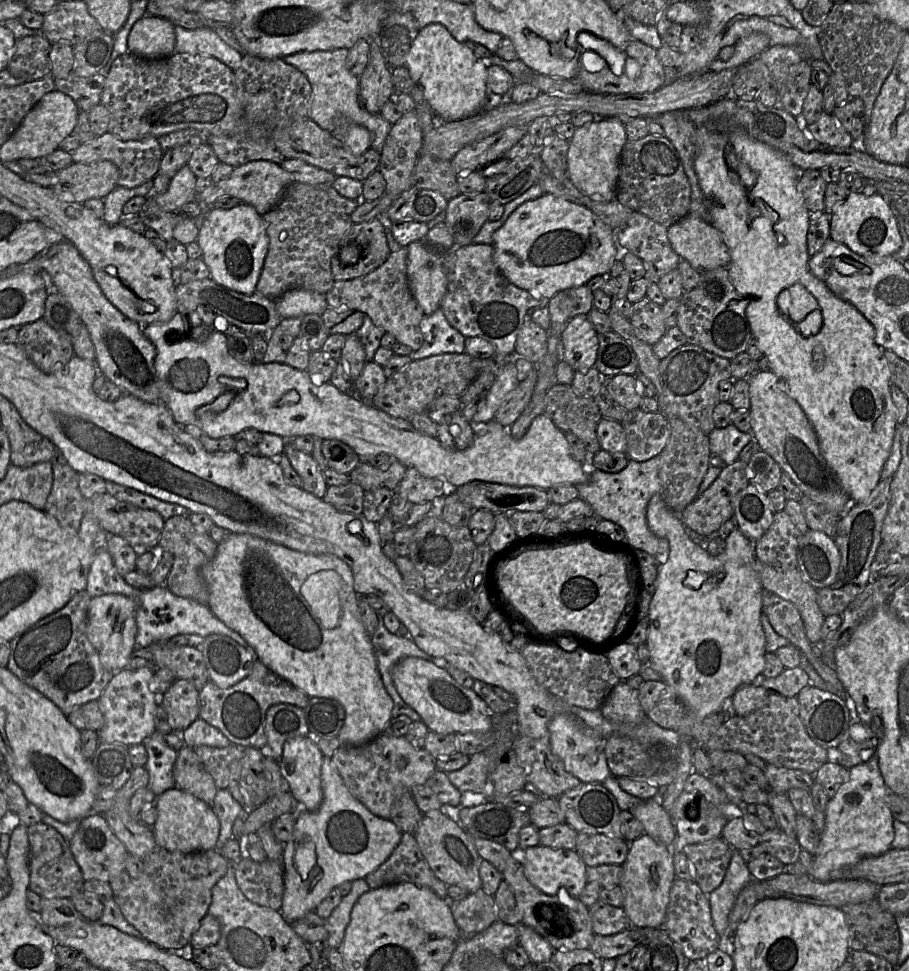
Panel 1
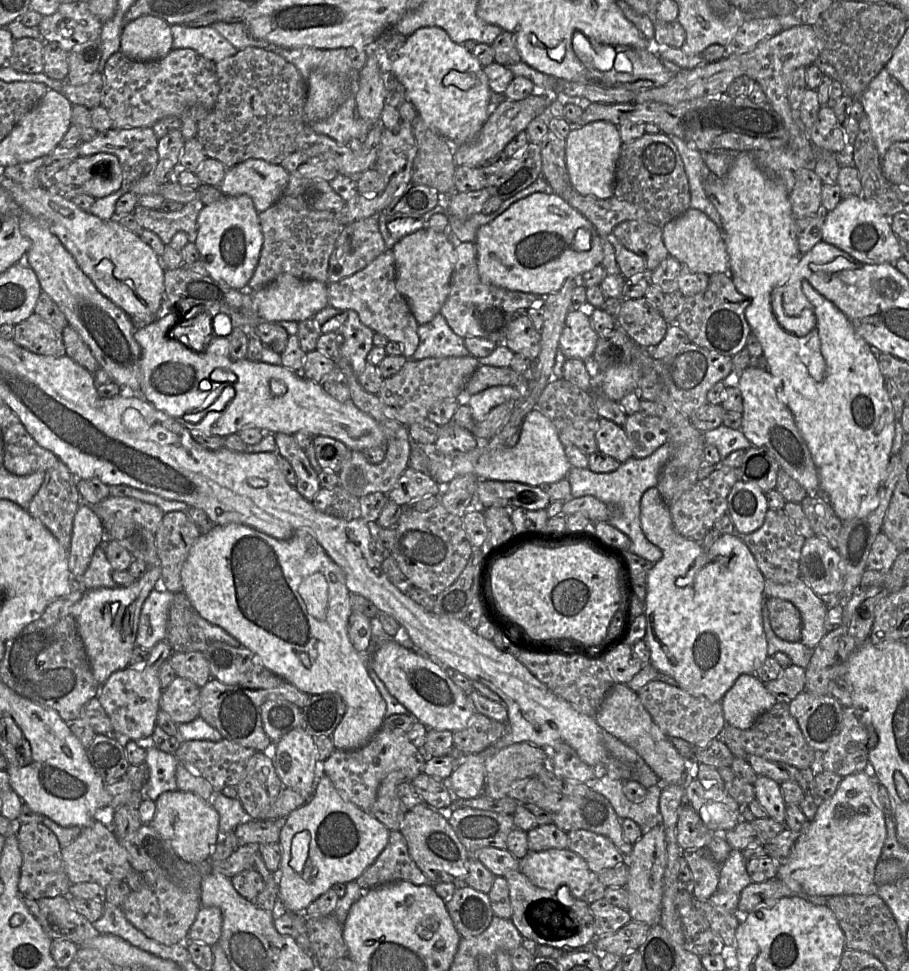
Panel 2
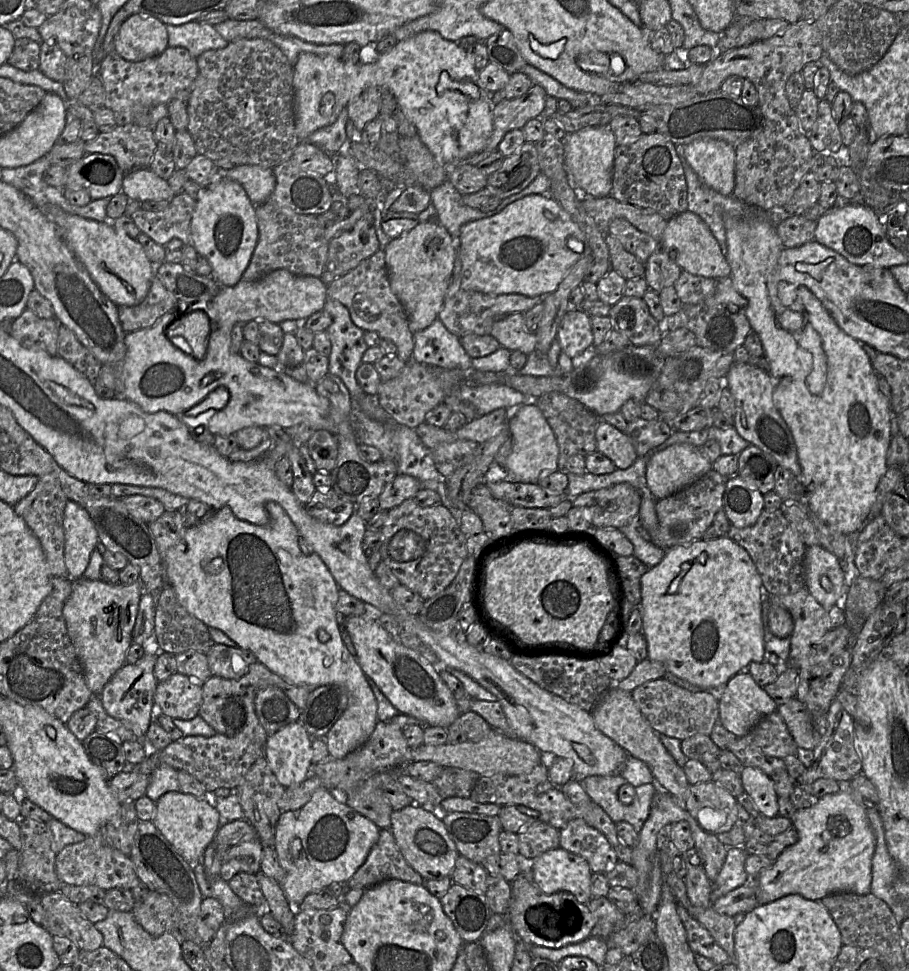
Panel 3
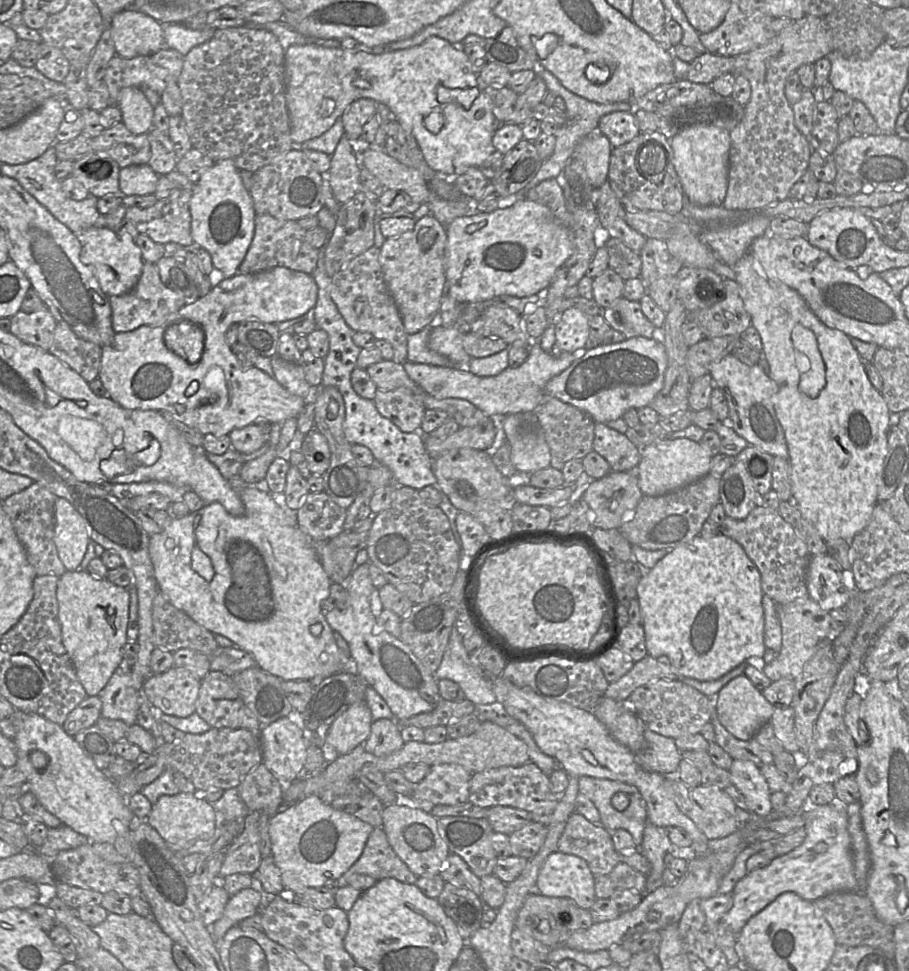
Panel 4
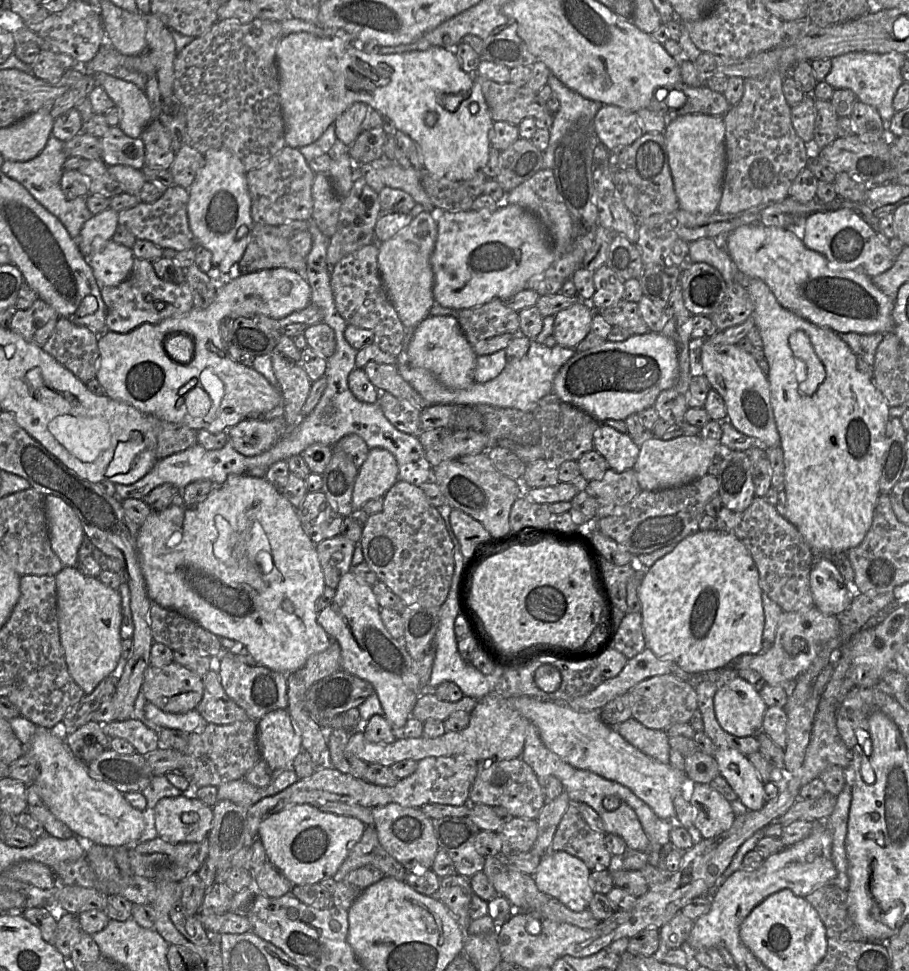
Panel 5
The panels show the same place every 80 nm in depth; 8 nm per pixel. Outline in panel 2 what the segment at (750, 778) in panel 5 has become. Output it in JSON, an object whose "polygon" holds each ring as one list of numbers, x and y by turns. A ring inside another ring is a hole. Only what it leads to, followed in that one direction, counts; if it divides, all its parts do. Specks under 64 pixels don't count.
{"polygon":[[758,776,753,783,755,800,765,809,769,818,785,823,786,803,783,799,780,784,766,776]]}

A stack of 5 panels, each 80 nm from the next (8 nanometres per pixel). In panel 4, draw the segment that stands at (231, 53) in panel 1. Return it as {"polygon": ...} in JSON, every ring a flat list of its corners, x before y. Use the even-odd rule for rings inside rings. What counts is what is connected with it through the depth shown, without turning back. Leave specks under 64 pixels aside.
{"polygon":[[181,23,162,24,164,30,164,46,174,49,183,56,212,38,214,31,211,27,194,30]]}

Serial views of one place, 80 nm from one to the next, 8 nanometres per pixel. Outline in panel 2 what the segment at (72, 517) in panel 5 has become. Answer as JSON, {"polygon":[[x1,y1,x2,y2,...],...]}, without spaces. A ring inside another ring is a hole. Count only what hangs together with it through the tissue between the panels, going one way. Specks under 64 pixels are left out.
{"polygon":[[82,503,73,520,68,549,68,565,74,579,81,579,97,547,105,539,105,530,91,505]]}

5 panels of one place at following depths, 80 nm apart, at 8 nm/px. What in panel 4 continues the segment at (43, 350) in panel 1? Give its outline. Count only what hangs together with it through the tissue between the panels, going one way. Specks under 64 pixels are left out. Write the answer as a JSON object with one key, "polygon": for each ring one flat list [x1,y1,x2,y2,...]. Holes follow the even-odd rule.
{"polygon":[[47,306,31,313,19,311,11,318,10,332,24,343,48,351,57,323]]}

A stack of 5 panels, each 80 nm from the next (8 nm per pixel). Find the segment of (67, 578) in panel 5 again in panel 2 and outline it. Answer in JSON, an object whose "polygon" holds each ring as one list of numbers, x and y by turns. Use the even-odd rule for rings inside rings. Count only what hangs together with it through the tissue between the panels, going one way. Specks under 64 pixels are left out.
{"polygon":[[154,565,130,586,86,590,71,608,95,680,104,684,116,671,129,665,142,605,153,589,160,587,161,568]]}

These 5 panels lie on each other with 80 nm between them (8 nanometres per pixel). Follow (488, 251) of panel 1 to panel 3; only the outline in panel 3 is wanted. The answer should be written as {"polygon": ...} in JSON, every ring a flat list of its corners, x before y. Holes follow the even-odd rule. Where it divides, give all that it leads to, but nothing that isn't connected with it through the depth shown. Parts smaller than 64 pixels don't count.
{"polygon":[[456,251,453,274,448,286,438,319,449,332,461,338,466,334,490,335,493,324,512,313,524,313,542,302,541,296,528,297,522,294,487,294,464,290,461,286,462,263]]}

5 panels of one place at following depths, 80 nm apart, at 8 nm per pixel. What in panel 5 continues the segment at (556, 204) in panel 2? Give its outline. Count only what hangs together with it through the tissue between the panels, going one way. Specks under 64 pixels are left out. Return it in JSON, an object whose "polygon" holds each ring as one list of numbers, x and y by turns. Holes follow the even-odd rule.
{"polygon":[[508,204,504,207,496,207,494,210,483,208,479,210,469,210,462,212,442,211,436,222,437,239,430,258,430,263,434,274,433,297,436,303,445,308,451,308,455,310,469,309,481,306,495,298,502,300,510,298,520,291,526,289,527,281,532,276,540,274,549,268,554,260,549,237,540,221,531,212,516,204]]}

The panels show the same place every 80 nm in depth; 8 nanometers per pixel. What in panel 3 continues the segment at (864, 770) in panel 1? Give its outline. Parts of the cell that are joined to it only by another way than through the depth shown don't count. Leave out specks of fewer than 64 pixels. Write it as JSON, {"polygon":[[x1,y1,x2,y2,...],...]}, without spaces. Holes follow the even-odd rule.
{"polygon":[[843,784,838,792,815,800,809,808,797,809,791,816,798,841,786,848,770,868,753,880,757,887,758,905,789,894,820,901,837,892,870,893,876,837,865,807,854,800,845,786]]}

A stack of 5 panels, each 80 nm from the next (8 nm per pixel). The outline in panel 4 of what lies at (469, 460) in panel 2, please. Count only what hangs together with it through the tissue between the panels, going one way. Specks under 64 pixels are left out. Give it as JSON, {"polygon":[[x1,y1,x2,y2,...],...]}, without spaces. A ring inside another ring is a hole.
{"polygon":[[534,412,506,415,504,431,511,447,512,464,520,474,531,474,550,466,550,449]]}

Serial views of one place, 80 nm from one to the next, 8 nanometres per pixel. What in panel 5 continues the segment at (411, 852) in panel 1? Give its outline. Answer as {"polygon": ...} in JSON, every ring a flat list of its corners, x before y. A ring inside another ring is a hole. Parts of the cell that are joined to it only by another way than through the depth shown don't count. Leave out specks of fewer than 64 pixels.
{"polygon":[[373,825,366,826,359,842,353,847,339,870,332,878,339,882,353,870,372,866,382,871,385,876,404,881,407,870,381,846]]}

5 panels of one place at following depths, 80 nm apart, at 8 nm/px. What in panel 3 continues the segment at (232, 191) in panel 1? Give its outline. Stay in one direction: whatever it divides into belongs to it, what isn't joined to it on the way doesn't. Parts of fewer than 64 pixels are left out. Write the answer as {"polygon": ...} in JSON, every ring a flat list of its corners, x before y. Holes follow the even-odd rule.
{"polygon":[[239,165,225,170,224,176,238,182,255,206,261,205,269,199,276,184,272,168,258,165]]}

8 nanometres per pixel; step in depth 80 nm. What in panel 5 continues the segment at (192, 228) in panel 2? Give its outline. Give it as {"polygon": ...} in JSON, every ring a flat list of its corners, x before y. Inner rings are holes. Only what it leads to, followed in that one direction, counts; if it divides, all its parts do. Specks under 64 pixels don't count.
{"polygon":[[173,185,166,189,156,201,138,205,118,212,118,223,126,227,136,239,148,240,160,247,173,248,176,251,194,249,198,244,190,227,187,216,188,189]]}

